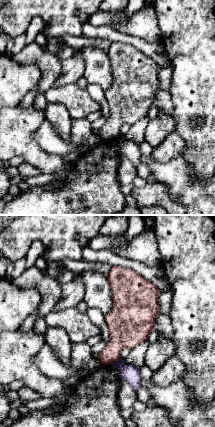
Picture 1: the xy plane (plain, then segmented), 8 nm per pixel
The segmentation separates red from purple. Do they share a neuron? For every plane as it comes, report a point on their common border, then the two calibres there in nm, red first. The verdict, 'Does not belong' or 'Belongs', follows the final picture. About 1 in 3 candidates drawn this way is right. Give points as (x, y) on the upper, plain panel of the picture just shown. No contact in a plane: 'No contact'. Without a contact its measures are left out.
Touches red at (115, 136). Thickness 280 nm (red) against 140 nm

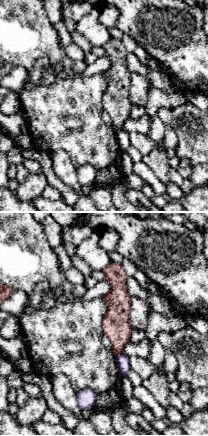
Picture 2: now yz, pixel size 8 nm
Touches red at (119, 130). Thickness 220 nm (red) against 110 nm

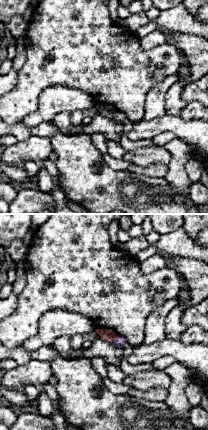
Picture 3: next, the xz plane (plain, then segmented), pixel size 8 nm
Touches red at (113, 115). Thickness 100 nm (red) against 90 nm

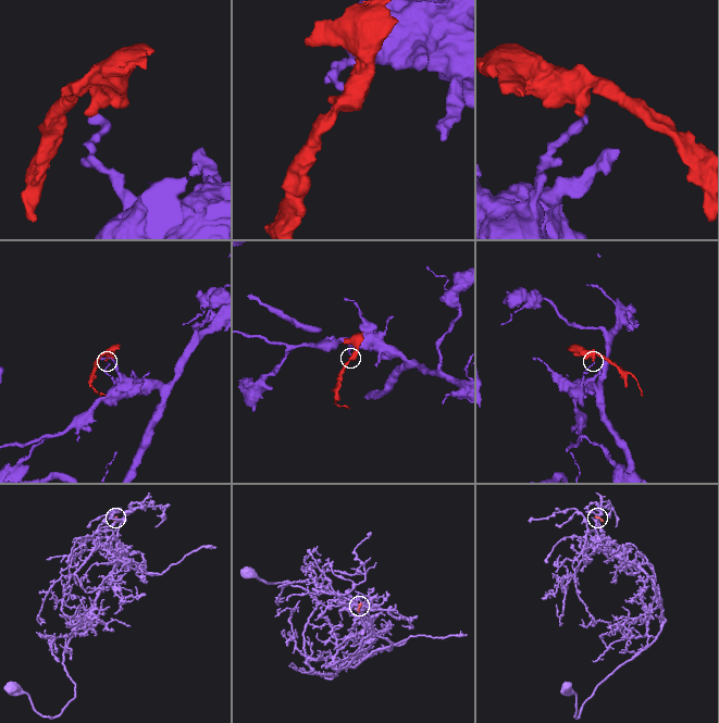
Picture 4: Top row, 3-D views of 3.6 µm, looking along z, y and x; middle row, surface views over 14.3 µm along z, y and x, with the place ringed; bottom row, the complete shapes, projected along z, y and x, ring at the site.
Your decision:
Does not belong

